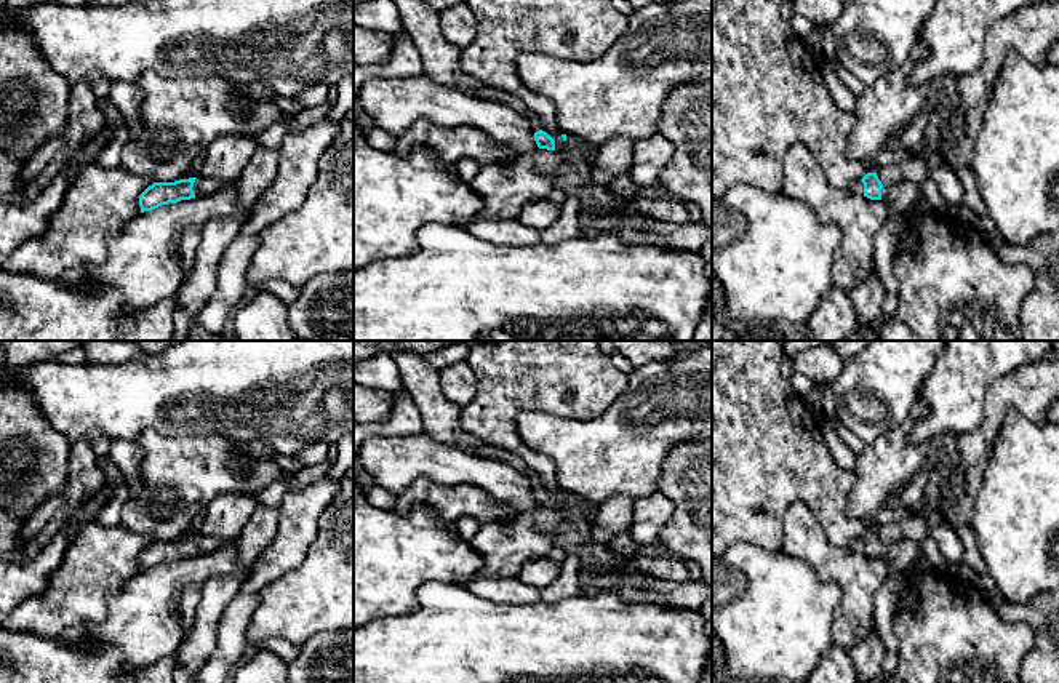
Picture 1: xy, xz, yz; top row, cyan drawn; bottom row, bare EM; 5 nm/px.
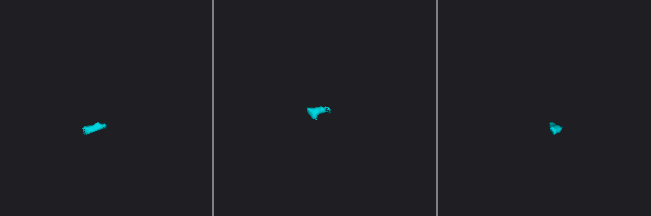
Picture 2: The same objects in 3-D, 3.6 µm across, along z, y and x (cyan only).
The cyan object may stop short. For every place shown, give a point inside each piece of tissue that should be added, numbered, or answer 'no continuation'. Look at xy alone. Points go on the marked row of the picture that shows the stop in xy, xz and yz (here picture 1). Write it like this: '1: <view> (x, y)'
1: xy (202, 186)

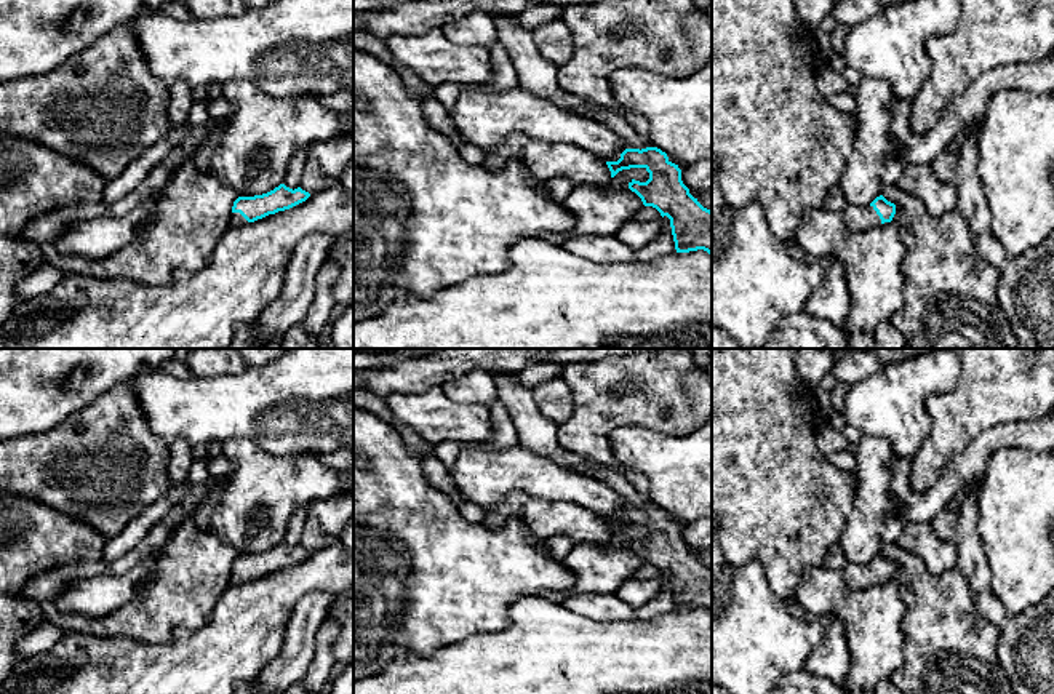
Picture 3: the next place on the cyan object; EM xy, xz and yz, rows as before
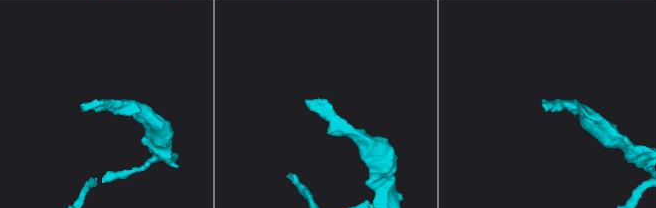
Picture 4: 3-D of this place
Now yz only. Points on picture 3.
1: yz (856, 218)

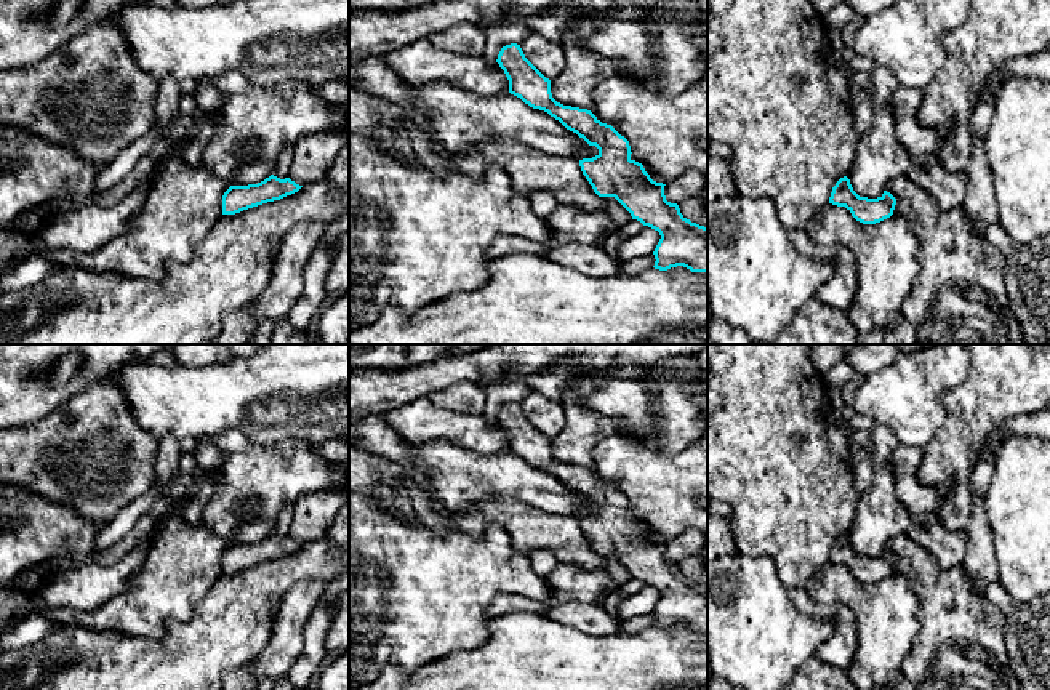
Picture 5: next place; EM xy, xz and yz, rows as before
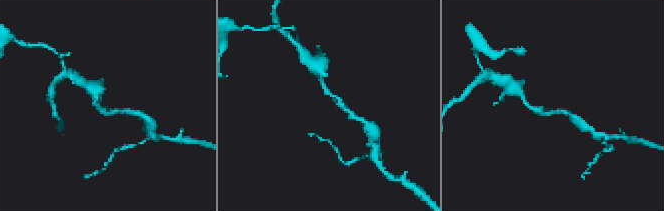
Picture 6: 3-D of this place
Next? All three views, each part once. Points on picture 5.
no continuation

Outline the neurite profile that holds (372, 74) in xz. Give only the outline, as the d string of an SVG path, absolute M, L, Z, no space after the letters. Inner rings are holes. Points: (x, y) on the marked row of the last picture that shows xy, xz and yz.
M368 56L349 66L349 86L360 88L403 107L411 122L429 138L434 147L445 155L445 165L458 170L461 157L447 150L435 138L426 114L411 99L408 85L386 64L383 56Z

